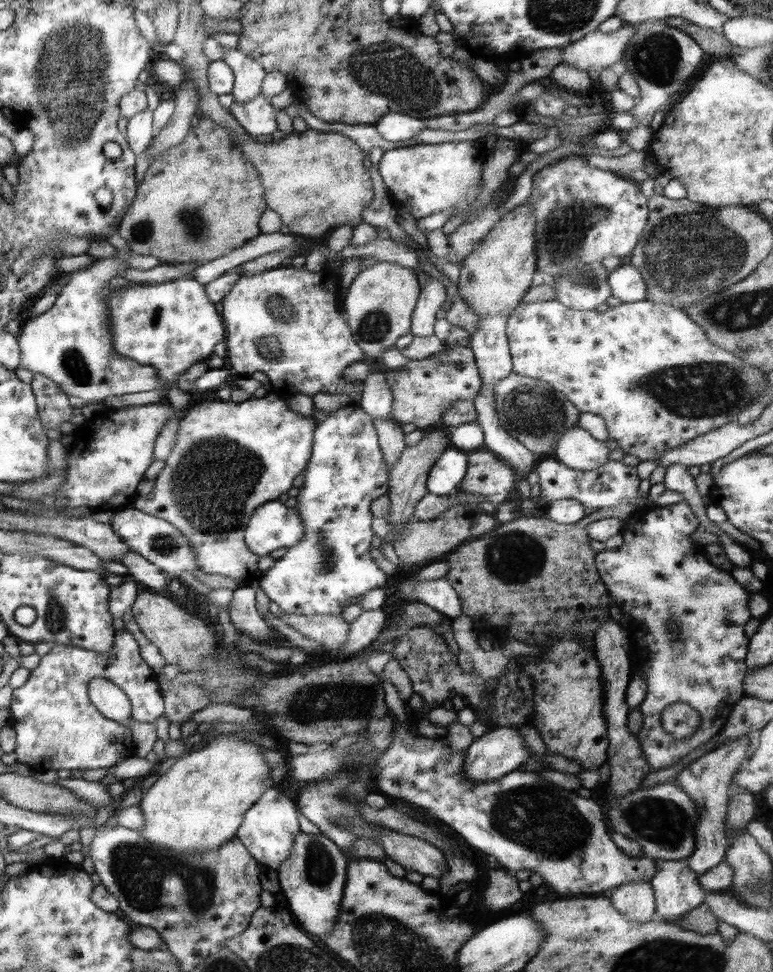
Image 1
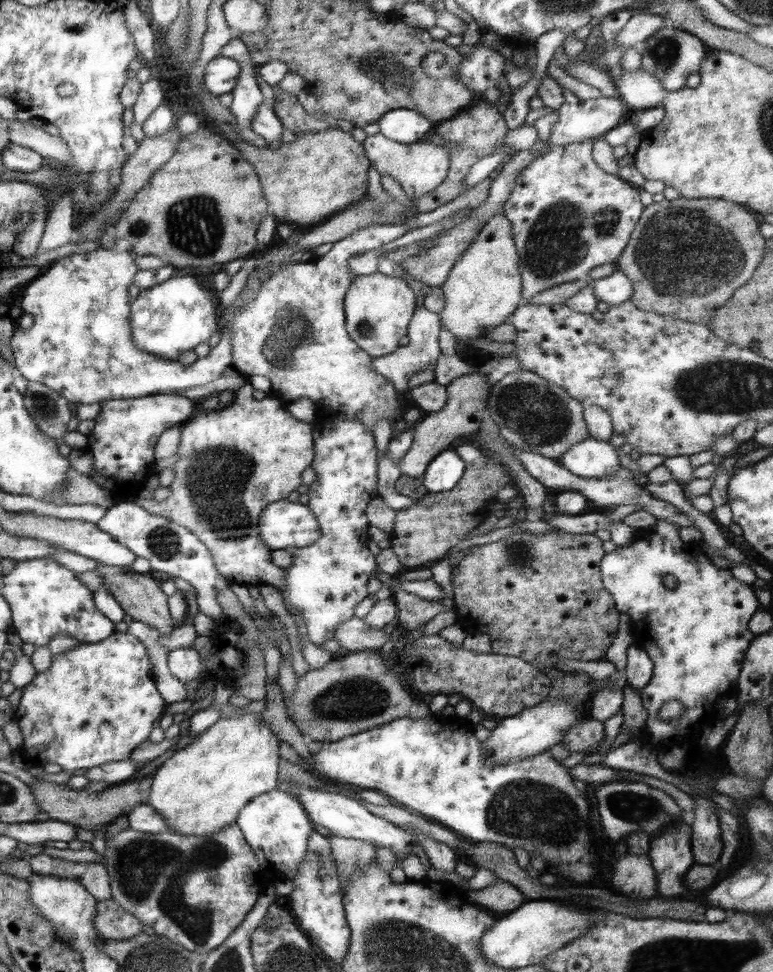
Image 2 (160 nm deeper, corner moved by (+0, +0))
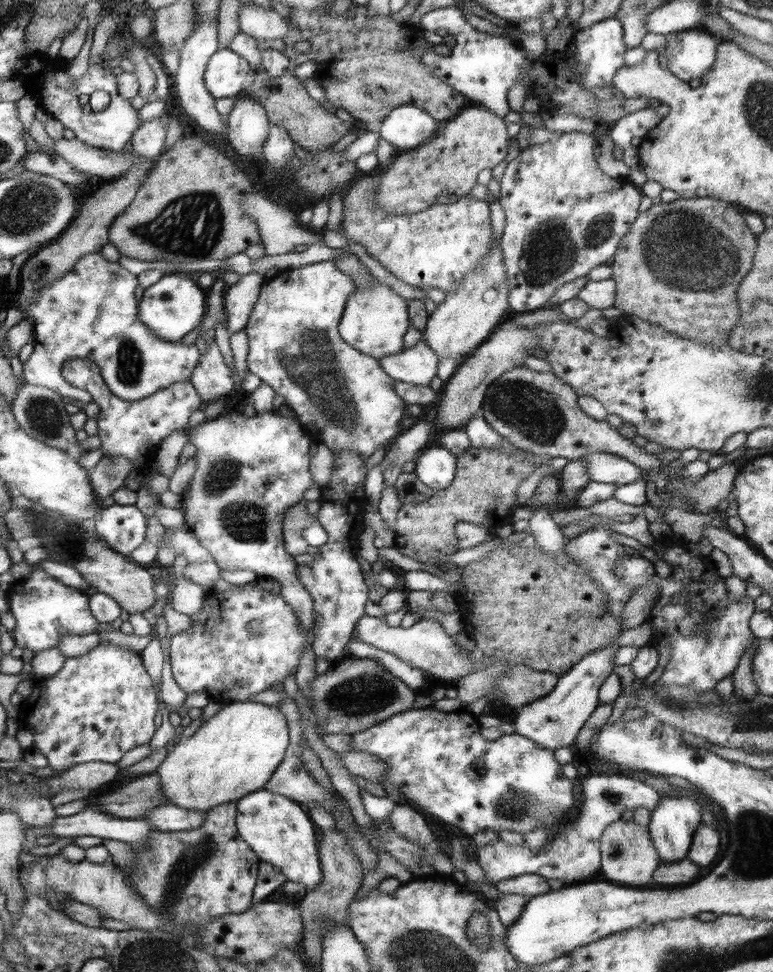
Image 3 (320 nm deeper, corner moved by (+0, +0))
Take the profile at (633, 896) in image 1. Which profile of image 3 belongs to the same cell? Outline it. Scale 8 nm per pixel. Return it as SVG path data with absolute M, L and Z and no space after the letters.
M616 820L606 825L599 838L601 854L600 870L611 882L620 882L626 887L645 887L654 882L654 872L660 866L660 857L654 846L649 828L634 820Z

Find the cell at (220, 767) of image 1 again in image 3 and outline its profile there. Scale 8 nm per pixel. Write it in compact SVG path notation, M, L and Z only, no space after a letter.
M253 701L227 703L198 732L175 745L158 766L162 794L167 804L194 812L210 812L214 806L238 802L264 789L282 764L289 744L288 723L278 707Z

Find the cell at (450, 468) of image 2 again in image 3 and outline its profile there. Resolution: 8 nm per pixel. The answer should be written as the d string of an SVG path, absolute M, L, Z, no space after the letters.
M436 443L417 456L414 474L435 491L448 488L456 470L457 456Z

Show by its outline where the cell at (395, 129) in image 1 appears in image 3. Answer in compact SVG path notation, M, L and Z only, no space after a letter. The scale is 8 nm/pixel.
M402 105L393 108L380 124L379 136L401 153L428 142L441 130L443 122L418 105Z

